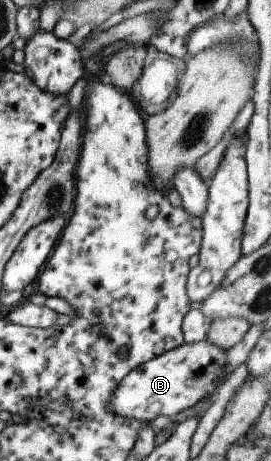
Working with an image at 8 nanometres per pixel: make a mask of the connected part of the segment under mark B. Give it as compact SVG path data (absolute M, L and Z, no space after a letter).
M207 339L197 343L183 342L179 347L145 362L128 373L111 397L113 412L125 419L141 419L152 422L156 417L172 417L183 410L196 407L196 403L215 392L225 378L226 350L209 343Z

